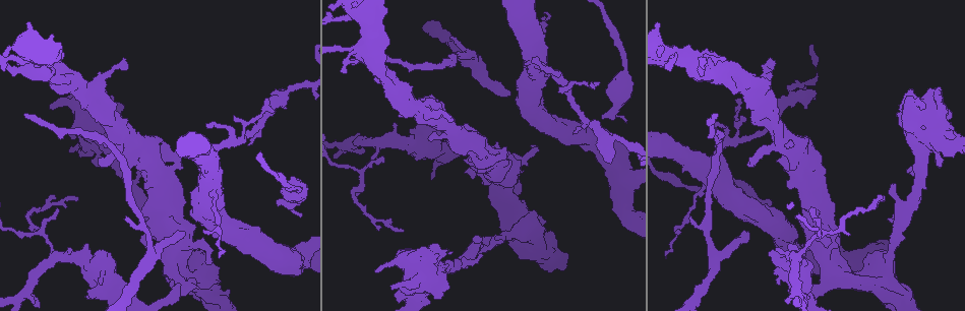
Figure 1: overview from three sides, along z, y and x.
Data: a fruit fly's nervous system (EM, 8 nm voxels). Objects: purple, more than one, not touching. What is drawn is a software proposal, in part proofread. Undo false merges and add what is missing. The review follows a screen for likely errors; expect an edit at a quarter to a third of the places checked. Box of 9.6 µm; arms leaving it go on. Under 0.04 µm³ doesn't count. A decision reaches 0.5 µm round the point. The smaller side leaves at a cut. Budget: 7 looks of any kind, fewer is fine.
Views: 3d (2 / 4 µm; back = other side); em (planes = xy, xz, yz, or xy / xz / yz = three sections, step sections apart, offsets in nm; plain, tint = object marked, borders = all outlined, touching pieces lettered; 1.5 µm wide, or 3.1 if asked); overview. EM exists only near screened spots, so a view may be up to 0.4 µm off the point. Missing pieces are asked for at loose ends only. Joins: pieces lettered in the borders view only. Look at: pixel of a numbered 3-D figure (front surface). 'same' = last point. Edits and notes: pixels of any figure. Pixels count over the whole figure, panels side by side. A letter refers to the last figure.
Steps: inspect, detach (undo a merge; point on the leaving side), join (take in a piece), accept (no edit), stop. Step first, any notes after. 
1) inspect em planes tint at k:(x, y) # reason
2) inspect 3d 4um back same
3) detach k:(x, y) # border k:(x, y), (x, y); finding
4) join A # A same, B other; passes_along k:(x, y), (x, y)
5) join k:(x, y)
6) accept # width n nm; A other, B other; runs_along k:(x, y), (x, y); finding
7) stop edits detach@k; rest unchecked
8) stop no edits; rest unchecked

inspect em xz step 8 borders at 1:(751, 161) # an open end

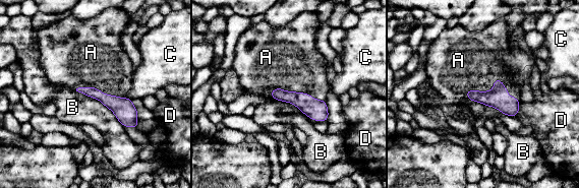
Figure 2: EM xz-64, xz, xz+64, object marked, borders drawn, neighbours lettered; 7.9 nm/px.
inspect em planes borders same # cut it another way

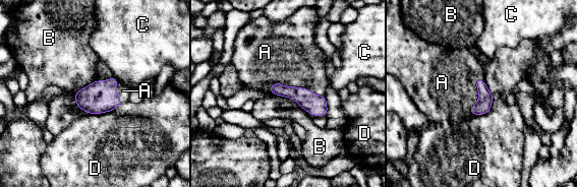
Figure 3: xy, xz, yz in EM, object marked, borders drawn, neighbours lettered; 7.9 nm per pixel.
join 3:(290, 57) # width 120 nm; A same, B other, C other, D other; passes_along 3:(315, 105), (298, 87), (290, 57); it goes on there

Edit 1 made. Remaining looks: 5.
inspect overview

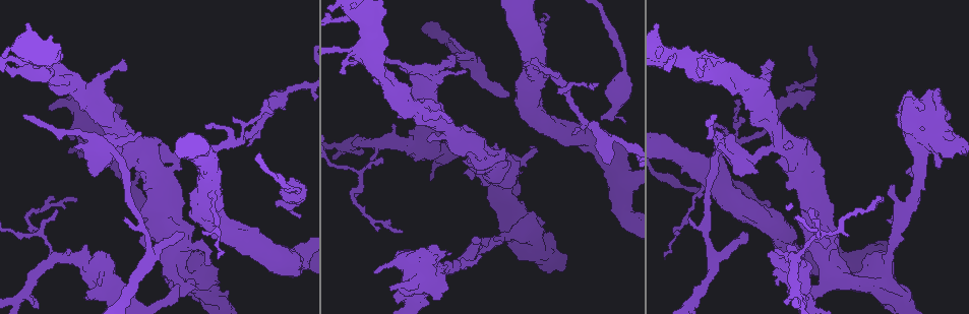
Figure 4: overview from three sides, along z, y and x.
inspect 3d 4um back at 4:(39, 235) # branch point

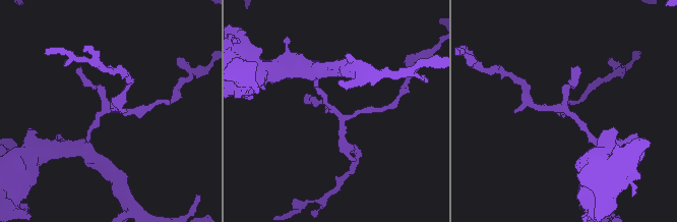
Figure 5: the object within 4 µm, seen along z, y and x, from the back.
inspect em yz step 8 plain at 5:(563, 110) # now the EM

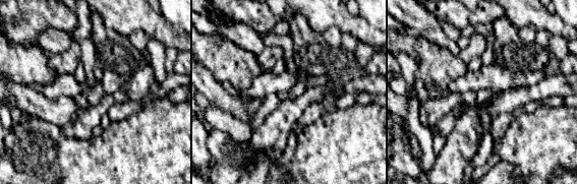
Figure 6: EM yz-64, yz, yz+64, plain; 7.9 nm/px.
inspect em yz step 8 borders same

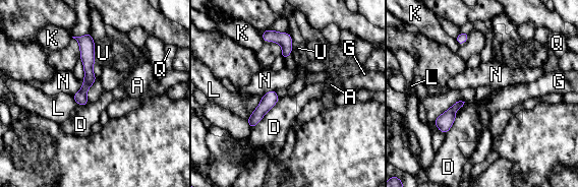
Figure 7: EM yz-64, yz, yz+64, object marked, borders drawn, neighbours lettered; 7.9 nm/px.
accept # width 100 nm; longest_contact D 340 nm; A other, D other, G other, K other, L other, N other, Q other, U other; all the same cell

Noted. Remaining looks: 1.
stop edits join@3; rest unchecked

